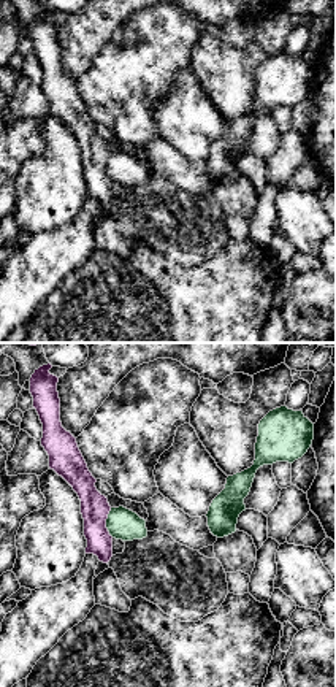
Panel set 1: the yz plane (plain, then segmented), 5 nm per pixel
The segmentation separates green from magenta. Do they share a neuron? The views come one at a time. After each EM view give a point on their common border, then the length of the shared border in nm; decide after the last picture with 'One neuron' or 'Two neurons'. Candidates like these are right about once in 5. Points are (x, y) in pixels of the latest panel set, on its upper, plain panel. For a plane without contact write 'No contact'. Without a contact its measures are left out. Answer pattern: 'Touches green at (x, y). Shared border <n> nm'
Touches green at (106, 167). Shared border 150 nm

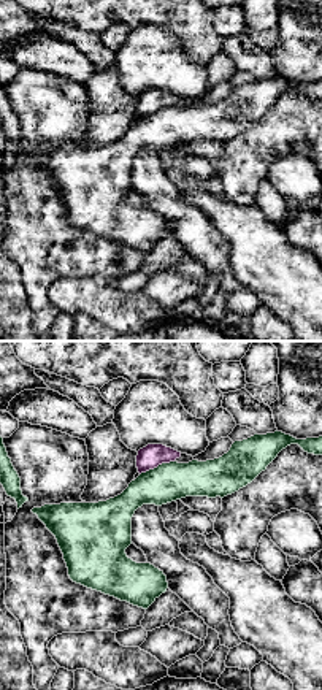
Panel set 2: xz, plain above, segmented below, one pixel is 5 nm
Touches green at (157, 111). Shared border 190 nm

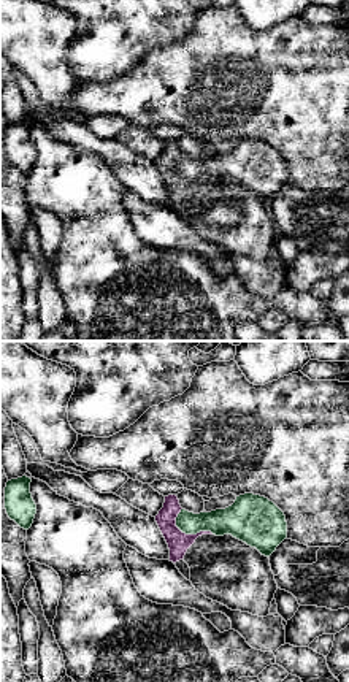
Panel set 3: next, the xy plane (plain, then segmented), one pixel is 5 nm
Touches green at (191, 178). Shared border 220 nm

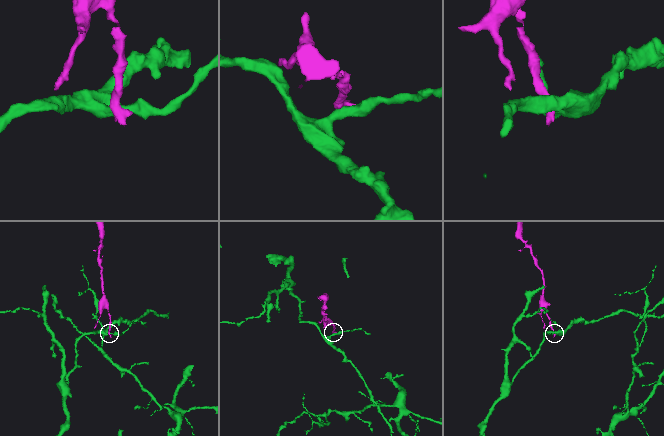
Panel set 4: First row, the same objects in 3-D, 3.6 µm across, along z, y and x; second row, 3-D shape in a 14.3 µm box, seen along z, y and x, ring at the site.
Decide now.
Two neurons

